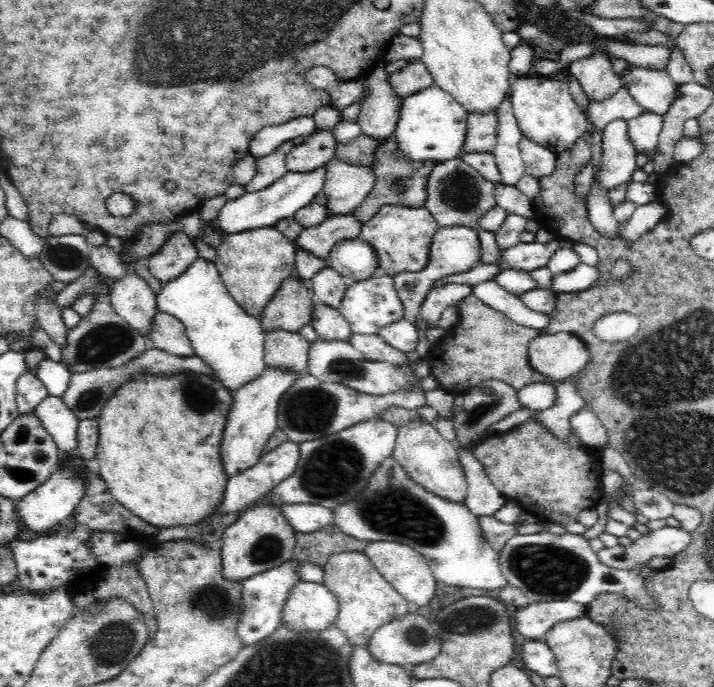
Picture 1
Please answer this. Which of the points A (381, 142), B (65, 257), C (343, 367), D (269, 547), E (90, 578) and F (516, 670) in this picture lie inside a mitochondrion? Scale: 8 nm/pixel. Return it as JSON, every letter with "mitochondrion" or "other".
{"A":"other","B":"mitochondrion","C":"mitochondrion","D":"mitochondrion","E":"other","F":"other"}

